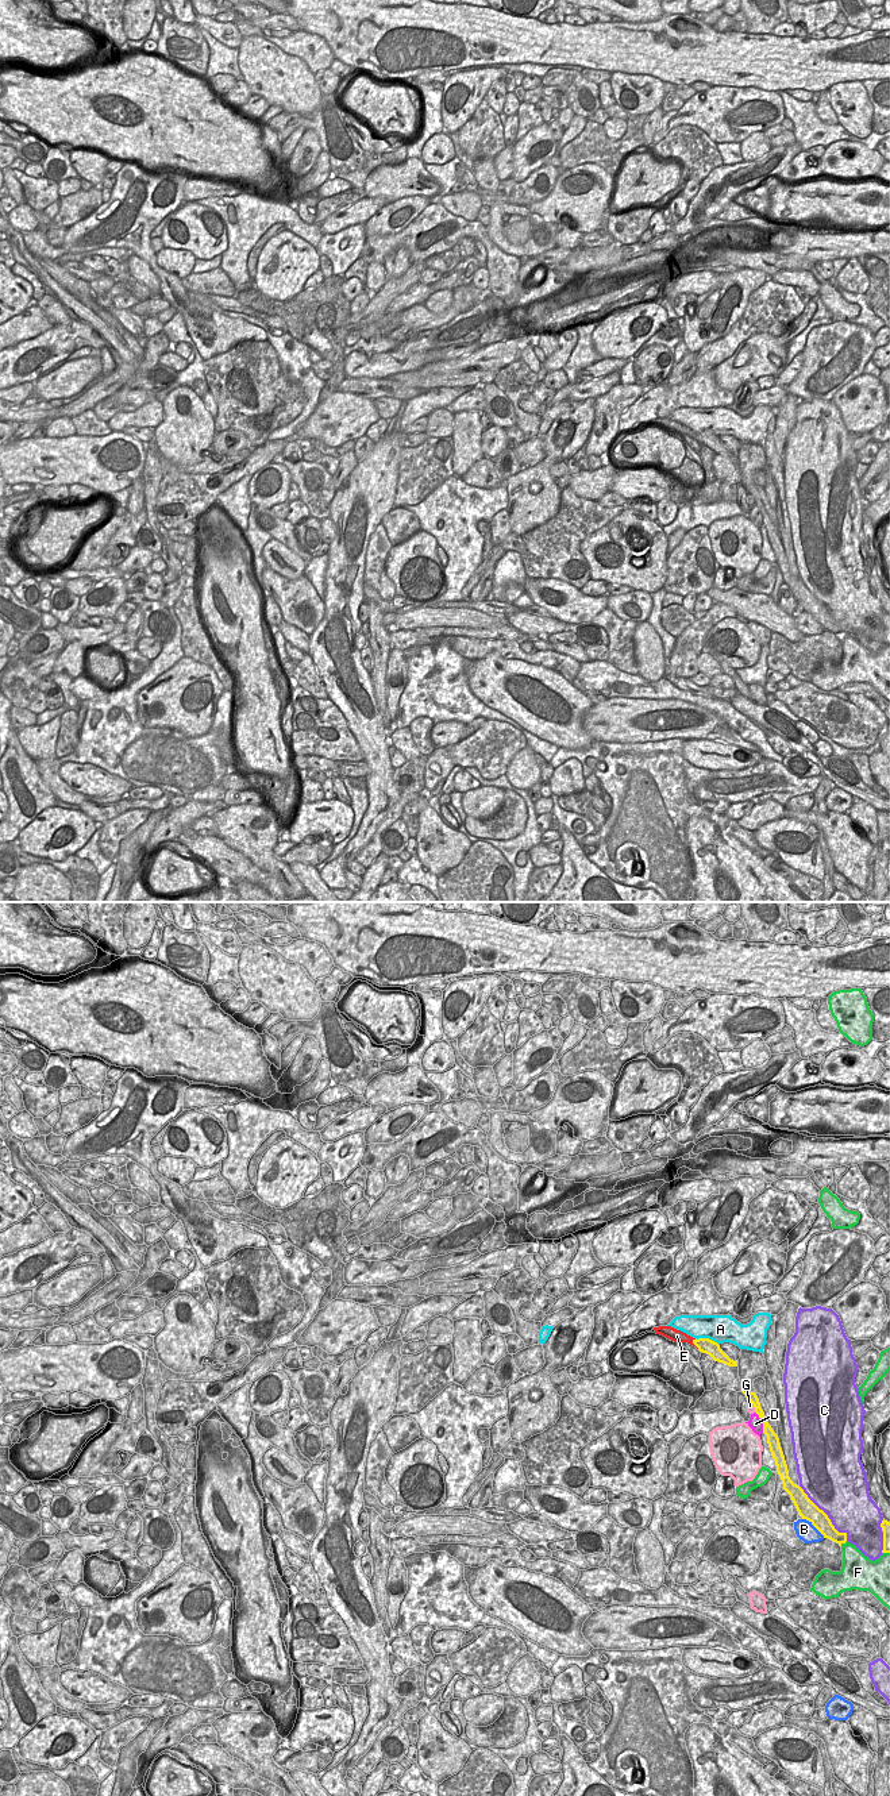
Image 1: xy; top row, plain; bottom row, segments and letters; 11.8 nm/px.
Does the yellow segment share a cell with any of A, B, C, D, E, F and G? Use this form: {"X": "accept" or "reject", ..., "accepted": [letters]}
{"A": "reject", "B": "reject", "C": "reject", "D": "reject", "E": "accept", "F": "reject", "G": "reject", "accepted": ["E"]}

